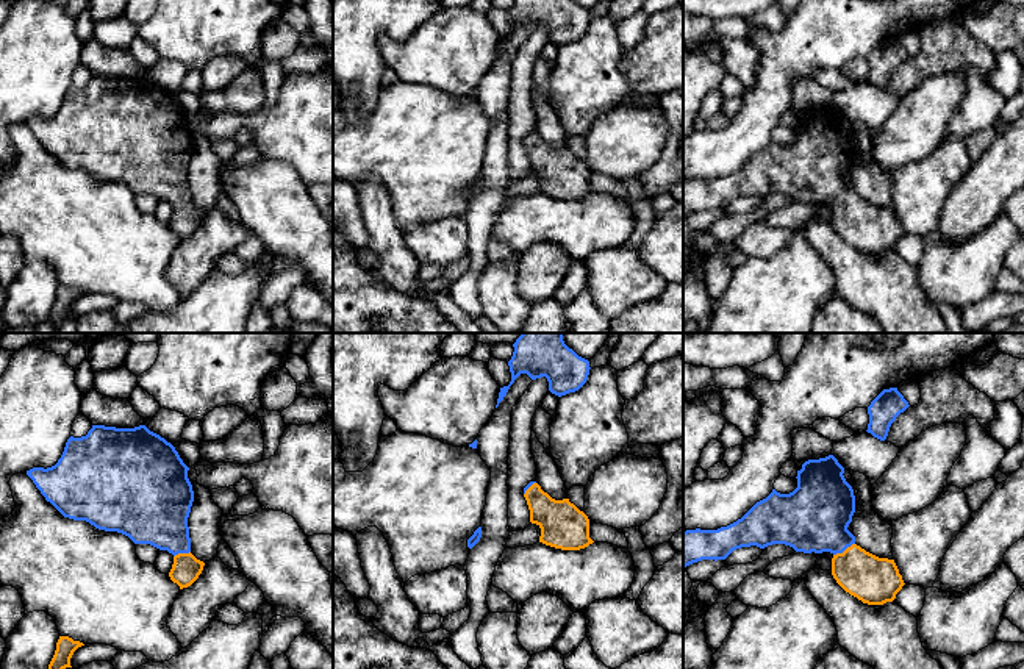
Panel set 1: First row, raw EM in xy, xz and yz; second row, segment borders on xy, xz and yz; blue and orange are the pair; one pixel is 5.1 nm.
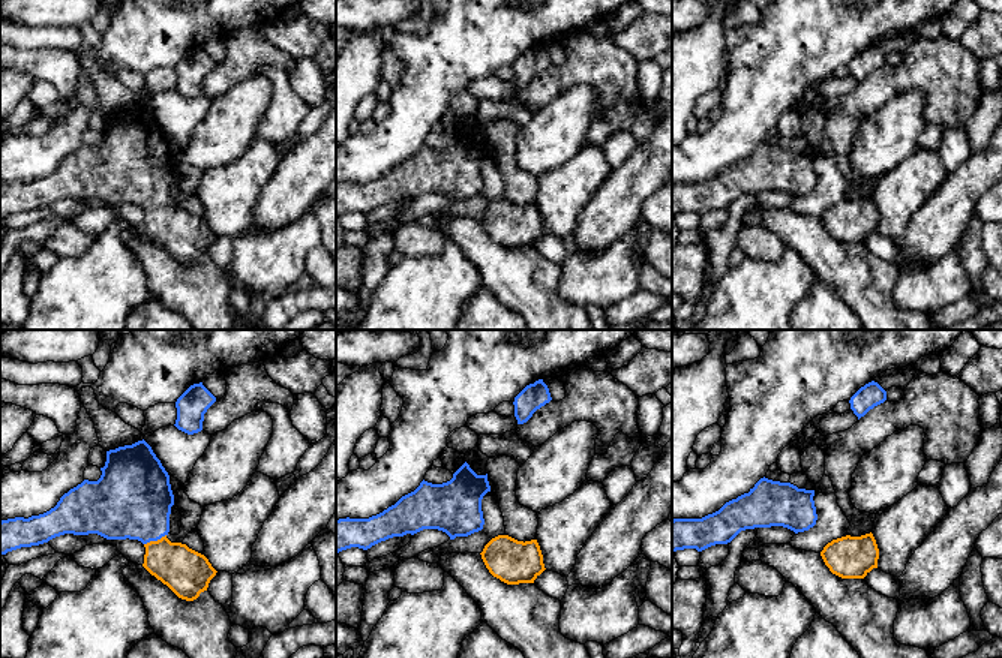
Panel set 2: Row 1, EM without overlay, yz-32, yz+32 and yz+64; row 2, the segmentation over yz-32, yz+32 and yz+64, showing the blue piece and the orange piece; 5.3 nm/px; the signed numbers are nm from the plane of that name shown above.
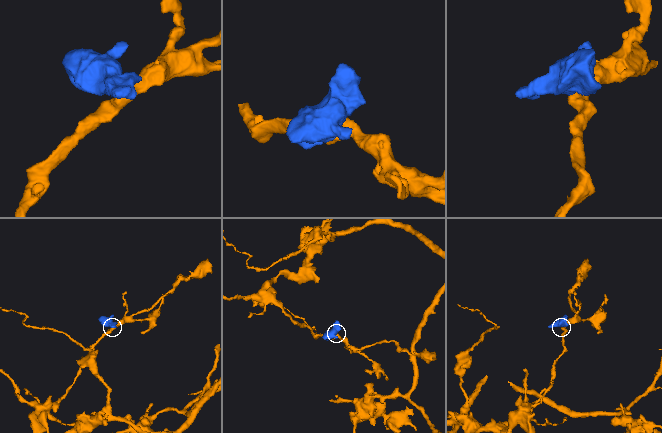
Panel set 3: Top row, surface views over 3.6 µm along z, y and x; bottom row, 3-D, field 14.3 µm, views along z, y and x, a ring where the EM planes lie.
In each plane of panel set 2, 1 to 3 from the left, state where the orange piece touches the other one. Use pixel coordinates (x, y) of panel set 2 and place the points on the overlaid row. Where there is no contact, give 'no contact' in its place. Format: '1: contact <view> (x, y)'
1: contact yz-32 (155, 540)
2: no contact
3: no contact

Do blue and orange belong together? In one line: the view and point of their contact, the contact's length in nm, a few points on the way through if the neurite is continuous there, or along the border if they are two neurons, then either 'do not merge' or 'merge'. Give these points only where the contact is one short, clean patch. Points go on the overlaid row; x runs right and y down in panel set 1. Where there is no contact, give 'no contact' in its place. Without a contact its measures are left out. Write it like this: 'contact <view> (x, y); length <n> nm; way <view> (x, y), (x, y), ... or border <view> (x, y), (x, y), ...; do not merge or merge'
contact yz (843, 550); length 130 nm; way yz (813, 518), (843, 550), (874, 580); merge

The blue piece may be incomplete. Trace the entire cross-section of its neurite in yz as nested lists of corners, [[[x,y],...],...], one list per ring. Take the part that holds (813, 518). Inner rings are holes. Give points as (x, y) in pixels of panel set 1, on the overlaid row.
[[[833,455],[808,460],[797,470],[797,488],[789,494],[775,489],[757,502],[741,519],[718,530],[683,531],[683,567],[702,560],[725,560],[733,550],[757,546],[764,549],[785,544],[796,552],[830,552],[832,575],[850,596],[868,605],[893,602],[905,585],[894,560],[879,558],[855,544],[855,536],[847,530],[855,513],[855,495],[844,478],[844,467]]]

